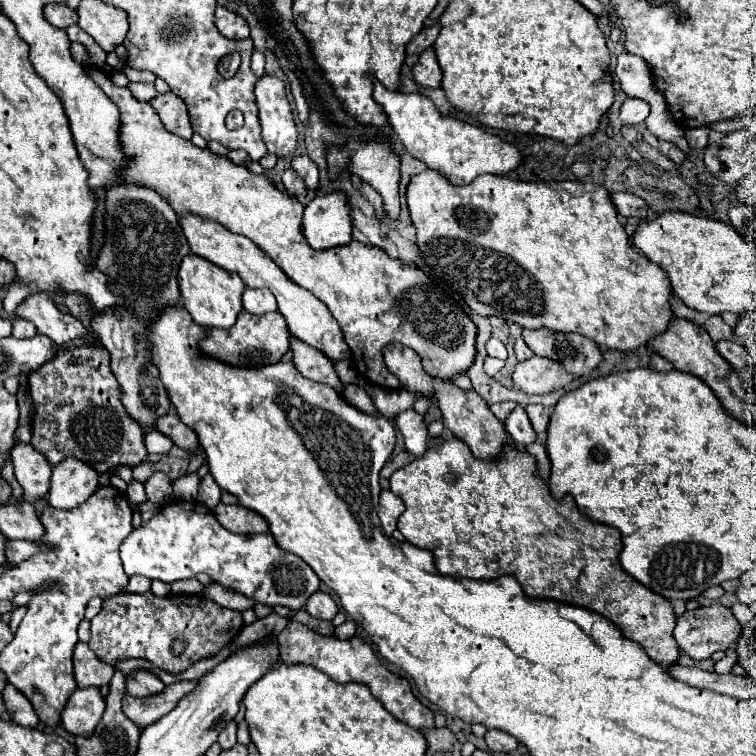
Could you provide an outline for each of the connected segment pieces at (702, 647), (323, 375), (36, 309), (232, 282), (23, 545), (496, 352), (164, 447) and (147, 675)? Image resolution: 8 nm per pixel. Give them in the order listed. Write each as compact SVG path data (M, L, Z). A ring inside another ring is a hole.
M715 602L711 606L703 606L697 610L685 610L683 616L677 618L673 638L687 656L691 656L693 660L703 660L703 658L709 658L717 650L727 650L741 636L741 632L743 632L743 626L733 616L731 608Z
M291 338L291 350L295 354L293 364L305 378L327 384L327 386L335 388L335 392L339 396L343 396L343 382L339 380L331 360L321 356L319 350L315 350L315 348L311 348L311 346L303 344L301 340L295 340L295 338Z
M31 294L29 298L25 298L15 308L15 318L33 322L39 334L47 334L57 344L63 344L81 336L85 336L87 342L93 344L83 324L77 318L59 312L47 294Z
M187 256L179 268L179 290L183 306L195 324L205 328L231 328L241 312L241 294L245 284L235 272L227 272L201 256Z
M5 540L5 558L9 564L19 564L41 550L49 550L49 548L39 548L29 540L25 542L23 540Z
M491 338L489 342L487 342L486 350L490 357L499 358L502 360L507 359L507 350L504 344L495 338Z
M151 430L145 436L145 448L149 454L167 454L171 450L171 446L173 446L173 442L159 430Z
M135 670L131 676L127 676L127 694L143 698L151 694L163 692L165 684L149 670Z

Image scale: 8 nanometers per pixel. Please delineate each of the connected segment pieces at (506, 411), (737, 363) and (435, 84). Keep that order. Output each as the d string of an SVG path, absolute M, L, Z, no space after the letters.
M499 402L499 404L493 404L493 406L491 406L491 412L493 412L499 420L505 420L515 408L517 408L515 402Z
M721 340L721 342L717 342L717 350L735 370L741 370L749 364L747 350L743 348L743 344L737 344L737 342L731 342L731 340Z
M433 46L423 50L419 54L419 60L417 64L413 66L413 76L415 80L421 84L421 86L429 86L429 88L439 88L441 84L441 68L439 68L439 62L437 62L437 56L435 56L435 50Z

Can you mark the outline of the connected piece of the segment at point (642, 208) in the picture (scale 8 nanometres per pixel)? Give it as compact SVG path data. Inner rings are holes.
M615 192L613 202L617 206L617 212L621 216L635 216L635 218L647 218L649 216L649 204L629 192Z

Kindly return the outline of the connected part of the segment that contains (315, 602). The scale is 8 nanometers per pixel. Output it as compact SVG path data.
M317 590L315 594L311 594L311 598L305 604L305 610L313 616L313 618L321 618L321 620L333 620L333 616L339 612L335 600L331 598L331 594Z

